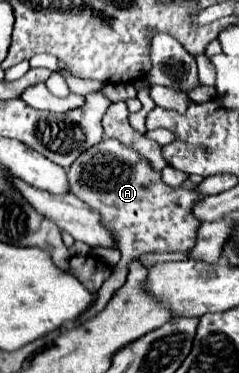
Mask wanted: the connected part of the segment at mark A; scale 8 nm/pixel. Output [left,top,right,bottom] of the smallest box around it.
[68,139,200,327]

